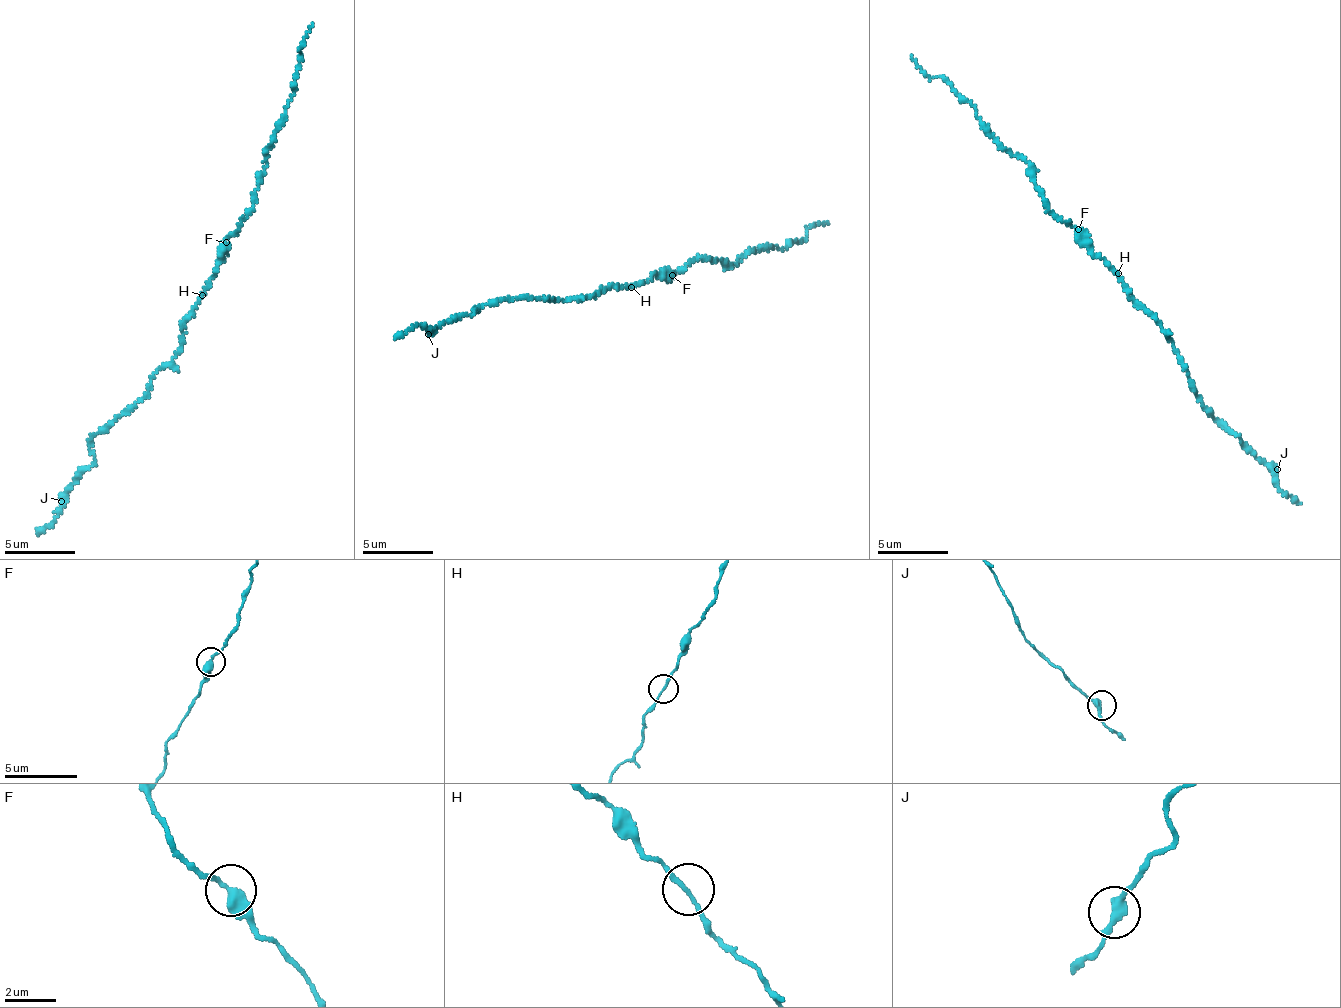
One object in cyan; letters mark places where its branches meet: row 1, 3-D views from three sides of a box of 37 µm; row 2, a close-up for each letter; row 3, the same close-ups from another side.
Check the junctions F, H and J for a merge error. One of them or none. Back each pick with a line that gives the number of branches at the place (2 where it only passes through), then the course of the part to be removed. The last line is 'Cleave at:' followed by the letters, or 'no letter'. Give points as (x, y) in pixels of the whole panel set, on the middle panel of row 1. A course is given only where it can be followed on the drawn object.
F: branches 2; course (671, 275), (689, 263), (710, 259), (724, 267), (754, 251), (787, 246), (807, 237), (807, 228), (828, 223)
Cleave at: F

